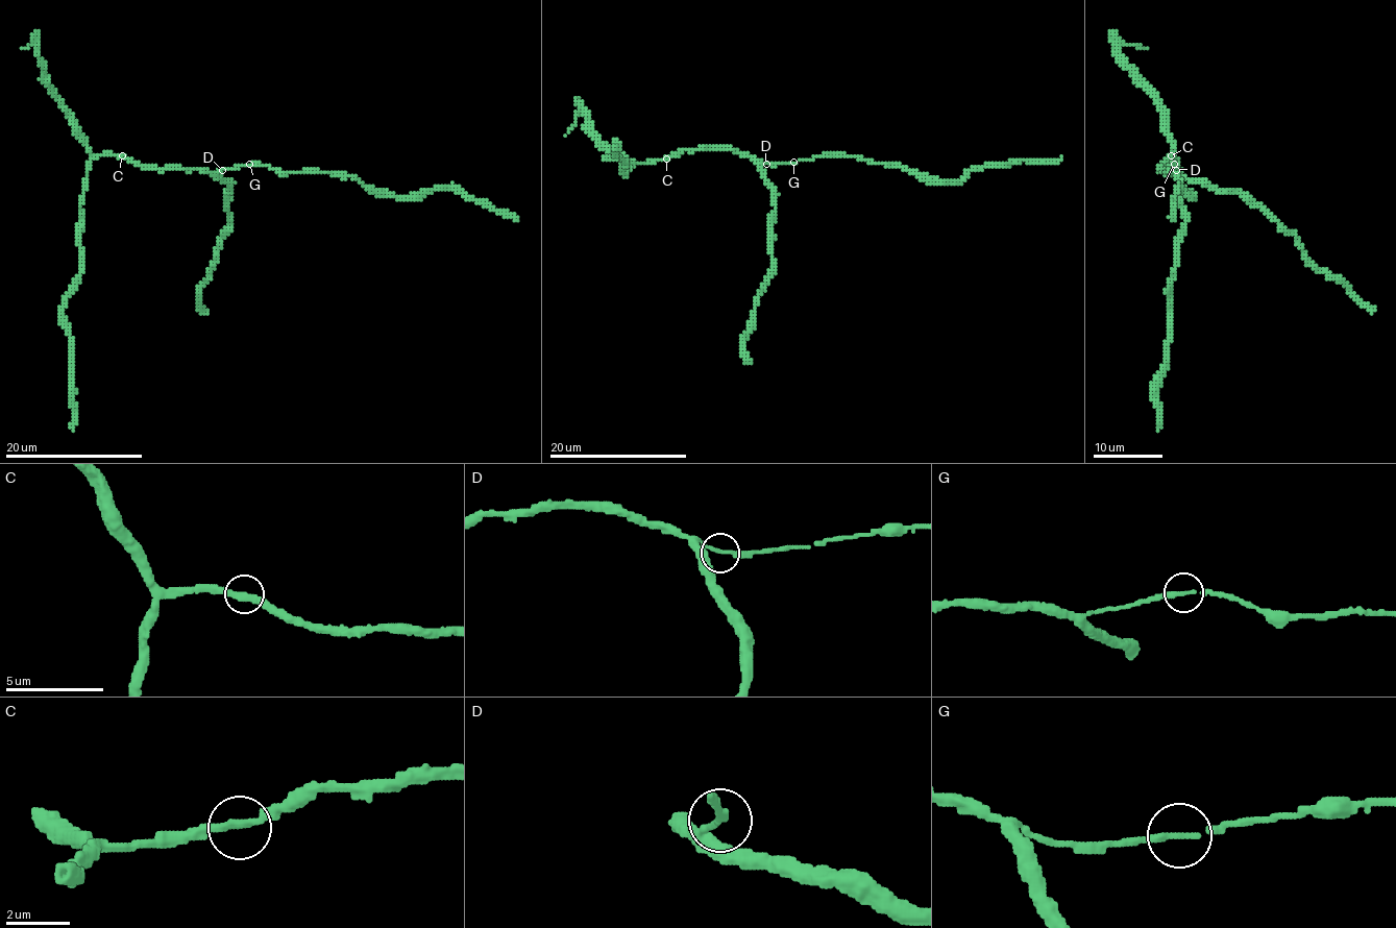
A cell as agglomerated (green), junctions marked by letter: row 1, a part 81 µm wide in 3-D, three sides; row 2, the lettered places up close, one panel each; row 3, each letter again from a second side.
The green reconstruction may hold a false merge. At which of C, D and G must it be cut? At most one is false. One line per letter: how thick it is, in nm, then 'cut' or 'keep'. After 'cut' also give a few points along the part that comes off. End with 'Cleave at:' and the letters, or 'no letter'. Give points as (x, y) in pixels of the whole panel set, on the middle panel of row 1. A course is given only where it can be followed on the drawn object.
C: 300 nm | keep
D: 190 nm | keep
G: 200 nm | keep
Cleave at: no letter

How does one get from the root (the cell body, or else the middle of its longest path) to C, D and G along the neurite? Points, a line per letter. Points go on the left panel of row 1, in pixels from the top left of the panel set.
C: (175, 168), (138, 166), (122, 155)
D: (175, 168), (222, 170)
G: (175, 168), (217, 171), (249, 165)

